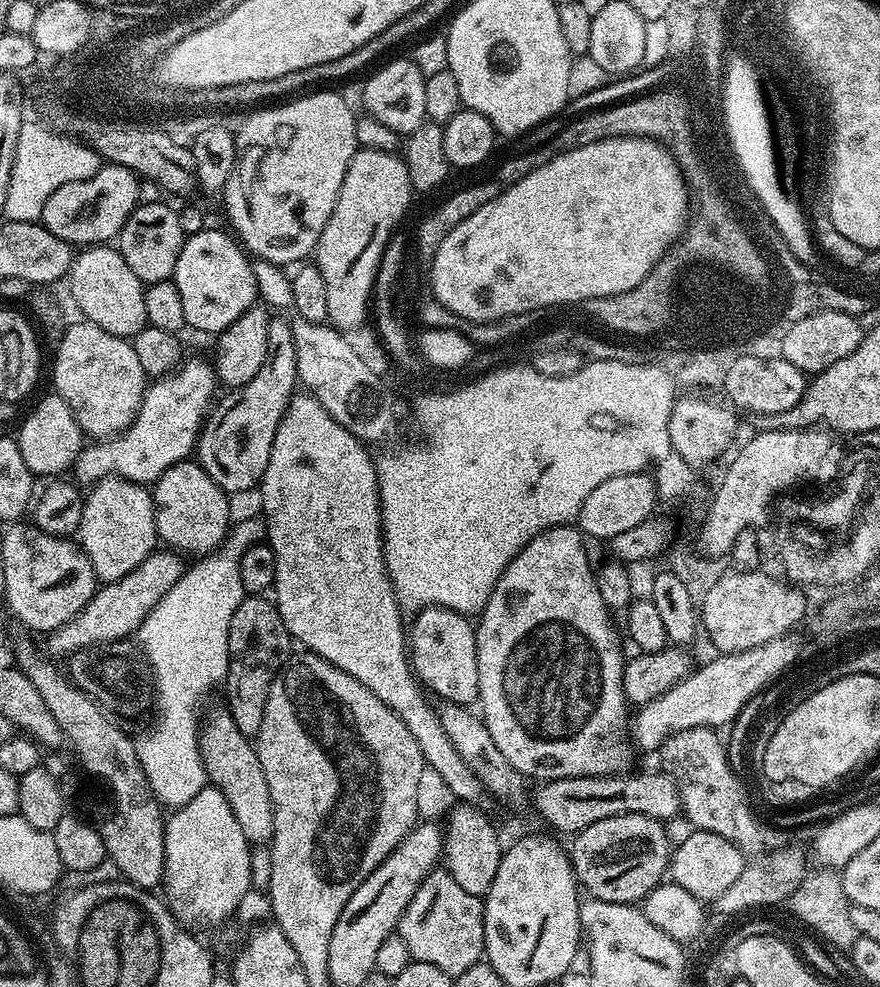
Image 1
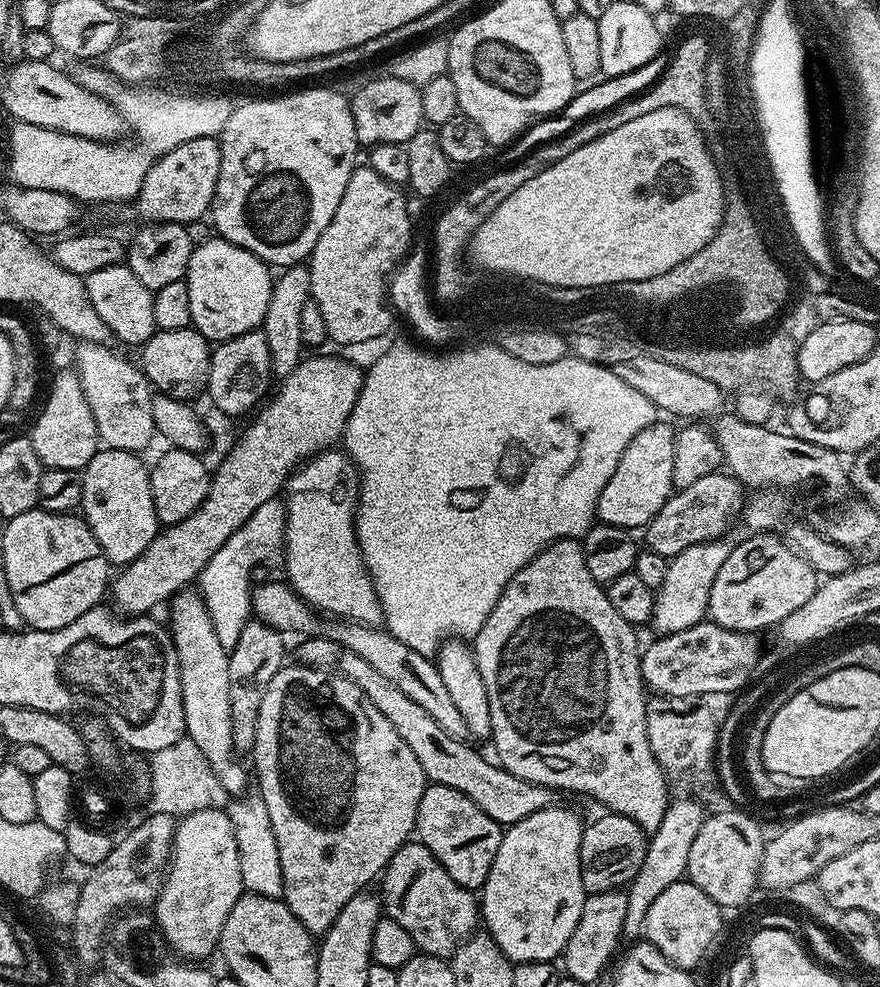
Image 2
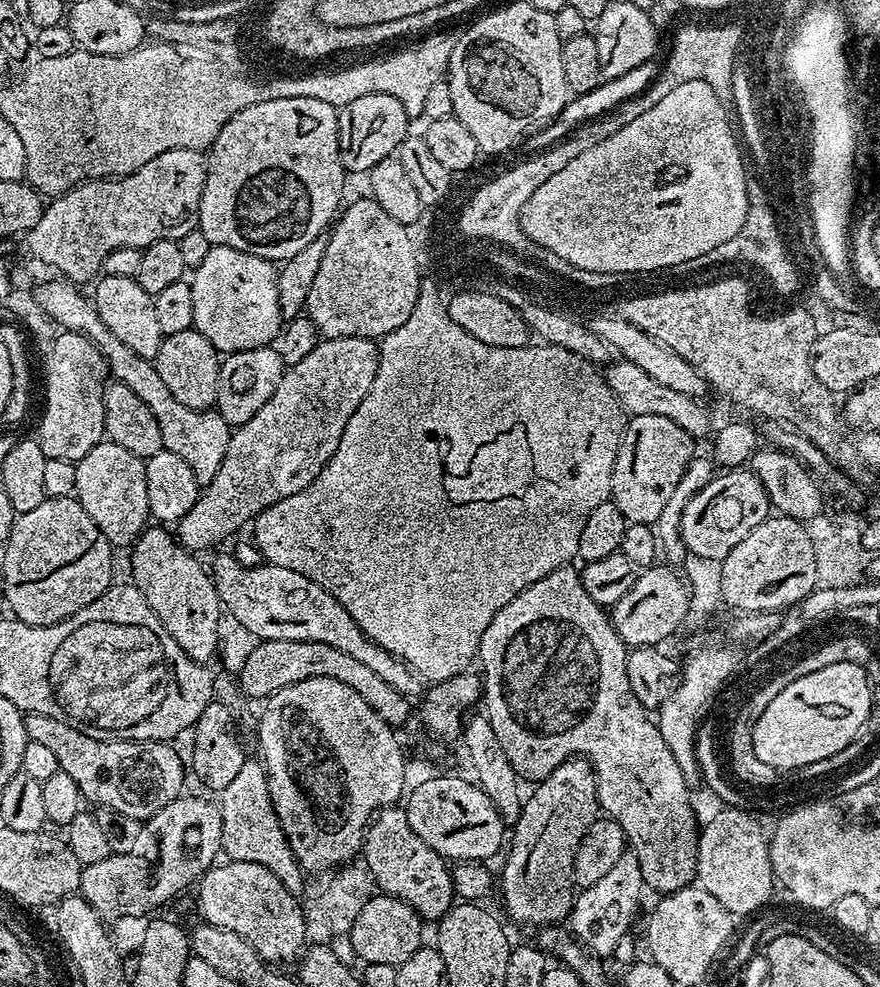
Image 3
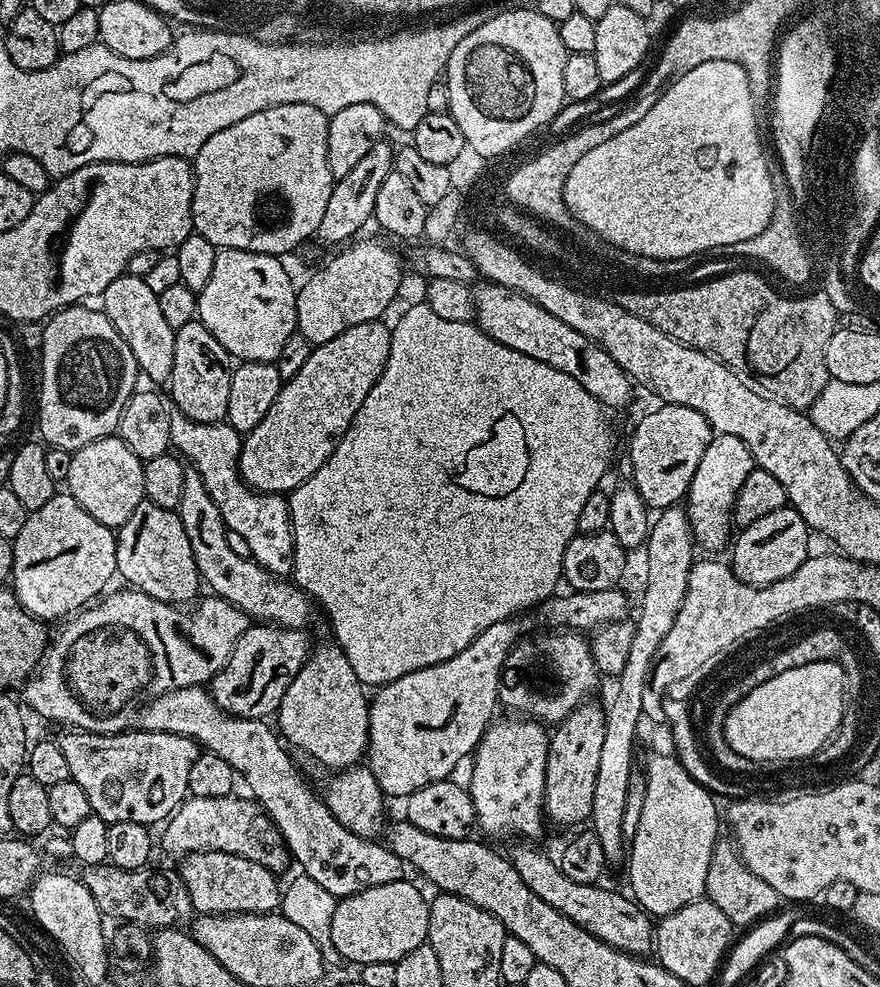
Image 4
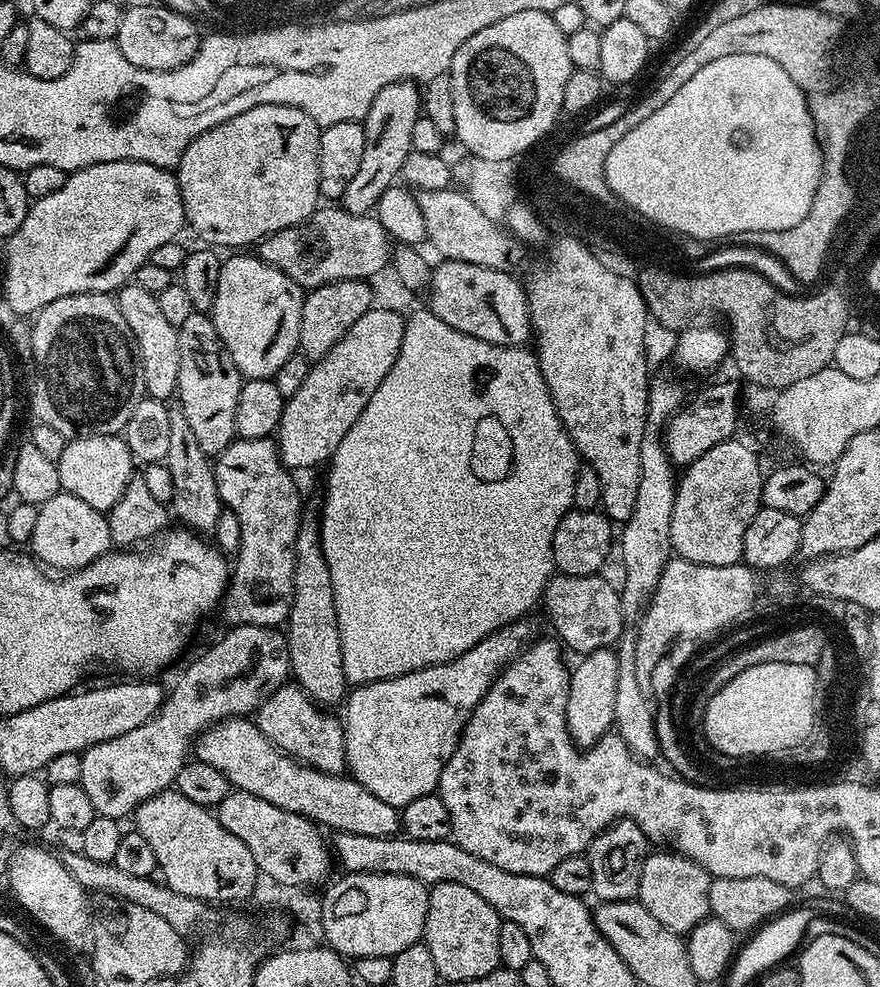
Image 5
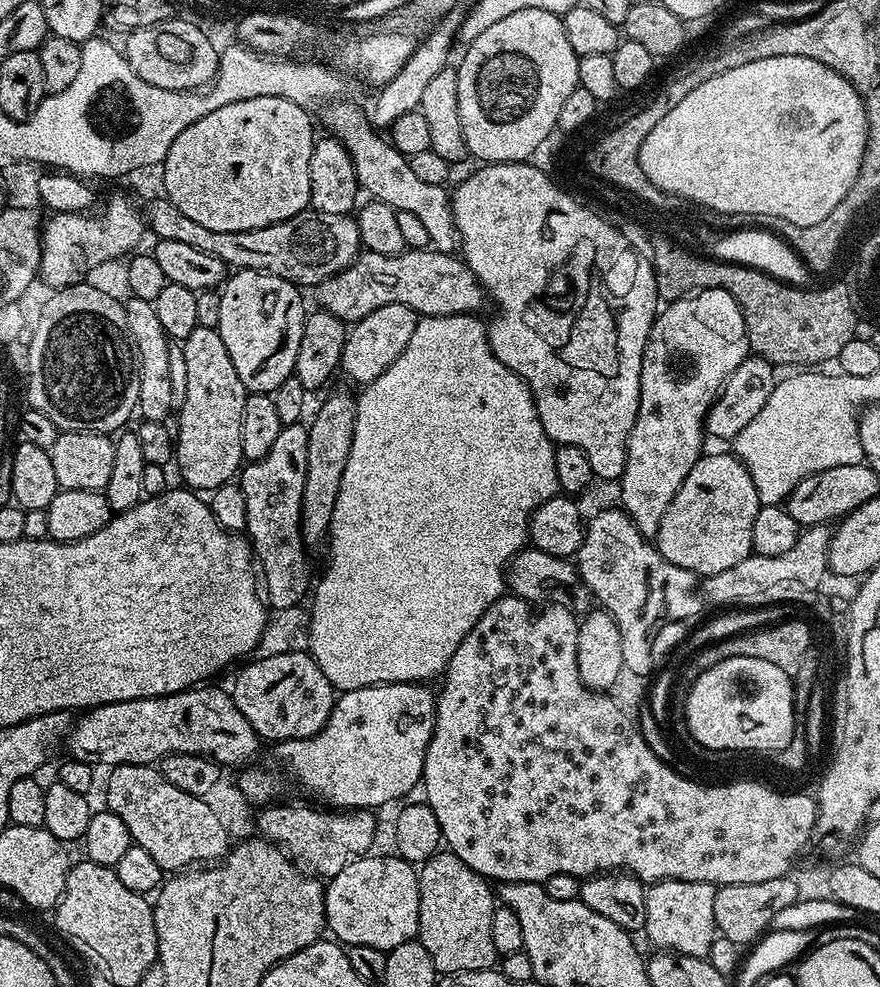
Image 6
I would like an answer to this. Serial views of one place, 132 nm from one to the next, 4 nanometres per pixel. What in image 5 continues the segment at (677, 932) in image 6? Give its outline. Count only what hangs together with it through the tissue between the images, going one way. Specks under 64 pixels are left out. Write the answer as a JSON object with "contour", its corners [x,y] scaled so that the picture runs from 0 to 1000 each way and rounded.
{"contour":[[[755,861],[738,862],[736,868],[732,870],[725,911],[730,918],[734,918],[734,922],[739,922],[739,926],[743,926],[743,930],[748,930],[748,934],[752,934],[752,938],[781,946],[789,938],[806,931],[810,889],[798,877],[793,877],[793,873],[774,867],[767,861],[750,862]]]}

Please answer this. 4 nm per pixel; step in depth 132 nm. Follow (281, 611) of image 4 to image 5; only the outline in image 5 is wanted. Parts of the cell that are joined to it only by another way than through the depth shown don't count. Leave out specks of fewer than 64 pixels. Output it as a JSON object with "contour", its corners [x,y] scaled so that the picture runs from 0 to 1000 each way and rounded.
{"contour":[[[203,408],[191,409],[193,419],[193,453],[189,456],[185,469],[193,476],[193,485],[198,487],[198,505],[193,512],[193,519],[200,523],[206,532],[218,536],[224,541],[241,541],[245,538],[248,521],[252,517],[248,492],[245,491],[245,475],[242,467],[230,456],[230,451],[219,439],[216,428],[211,428],[211,419]]]}

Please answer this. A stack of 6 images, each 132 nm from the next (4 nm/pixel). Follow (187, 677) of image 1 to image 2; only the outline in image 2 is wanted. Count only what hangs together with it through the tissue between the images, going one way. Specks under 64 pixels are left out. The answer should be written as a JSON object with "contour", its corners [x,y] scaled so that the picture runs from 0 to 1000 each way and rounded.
{"contour":[[[315,505],[301,509],[281,525],[280,529],[266,541],[261,542],[245,561],[239,565],[225,585],[225,599],[232,606],[232,613],[248,638],[248,650],[257,658],[270,655],[270,642],[275,642],[284,624],[273,611],[284,604],[284,593],[288,591],[286,579],[294,571],[309,575],[322,572],[323,542],[325,541],[325,517],[322,506]]]}

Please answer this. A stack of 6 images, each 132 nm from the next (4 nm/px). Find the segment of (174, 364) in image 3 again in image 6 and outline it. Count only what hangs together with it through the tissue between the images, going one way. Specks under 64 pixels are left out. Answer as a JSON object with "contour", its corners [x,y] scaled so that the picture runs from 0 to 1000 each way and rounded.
{"contour":[[[223,331],[220,338],[216,338],[216,342],[207,345],[207,352],[211,359],[211,407],[207,407],[207,411],[202,415],[205,431],[199,431],[198,434],[198,474],[205,477],[206,484],[210,486],[206,487],[215,495],[227,501],[236,501],[240,499],[241,495],[260,489],[274,477],[275,471],[278,469],[277,457],[275,456],[275,414],[280,412],[280,403],[284,398],[278,393],[275,383],[270,383],[270,375],[266,375],[266,367],[261,367],[261,355],[257,355],[257,347],[252,347],[247,333]]]}

